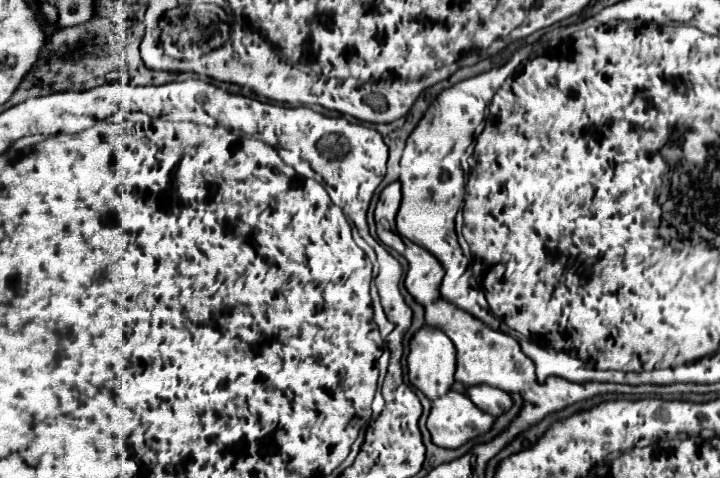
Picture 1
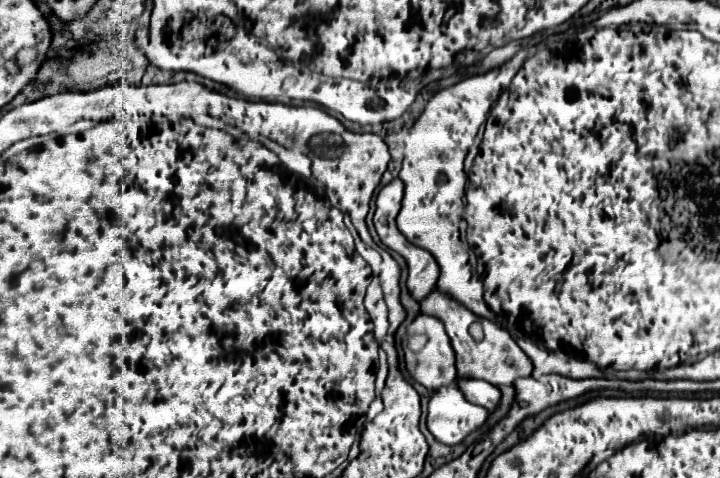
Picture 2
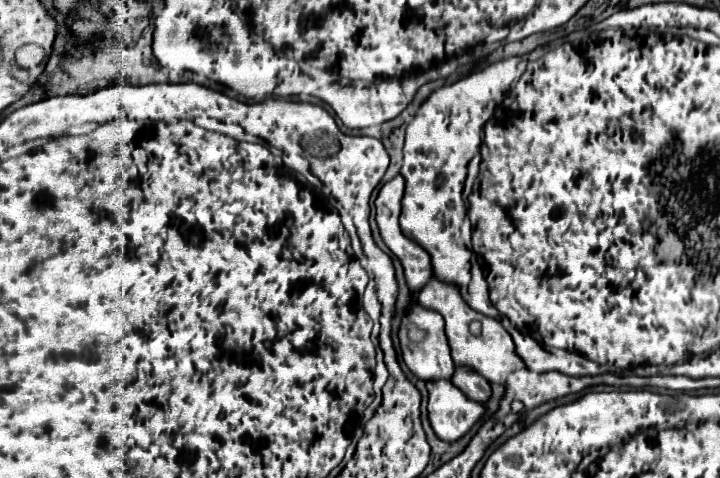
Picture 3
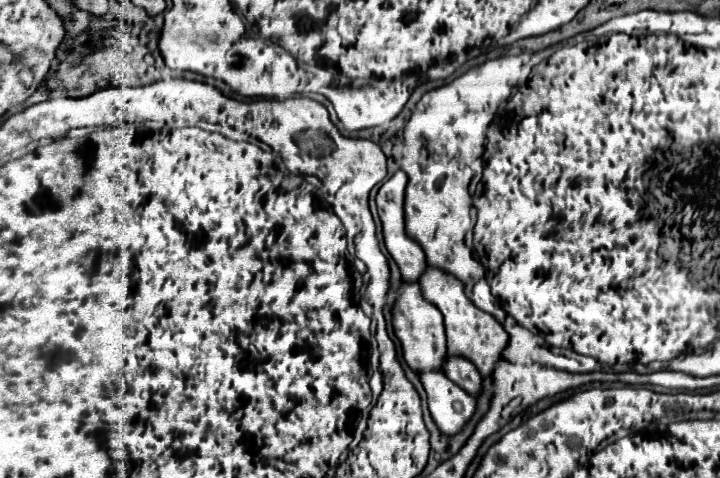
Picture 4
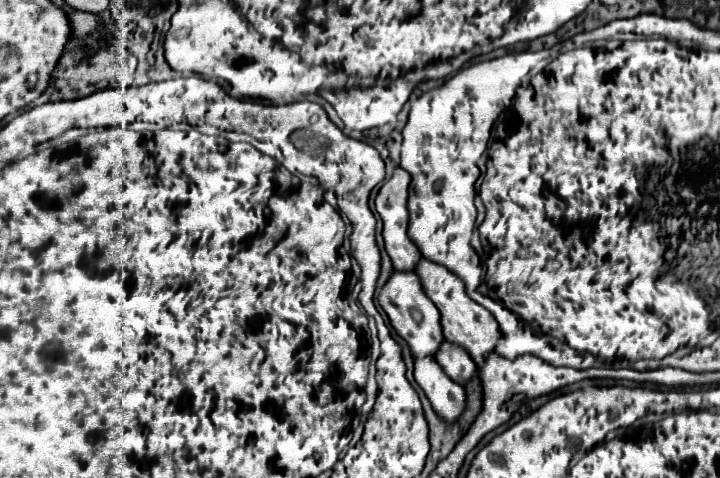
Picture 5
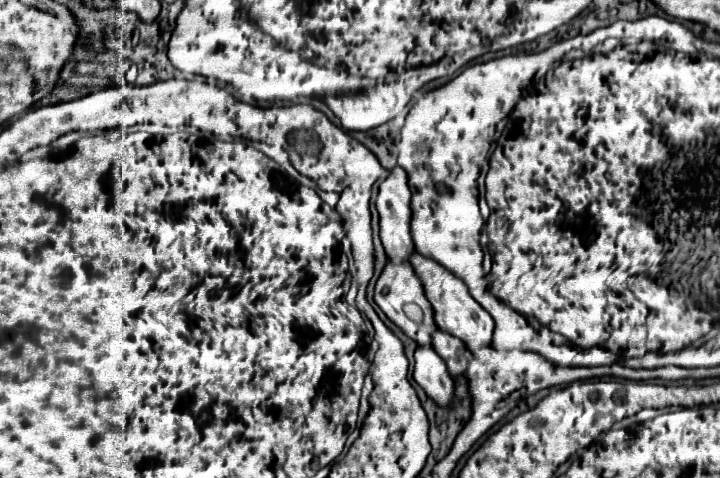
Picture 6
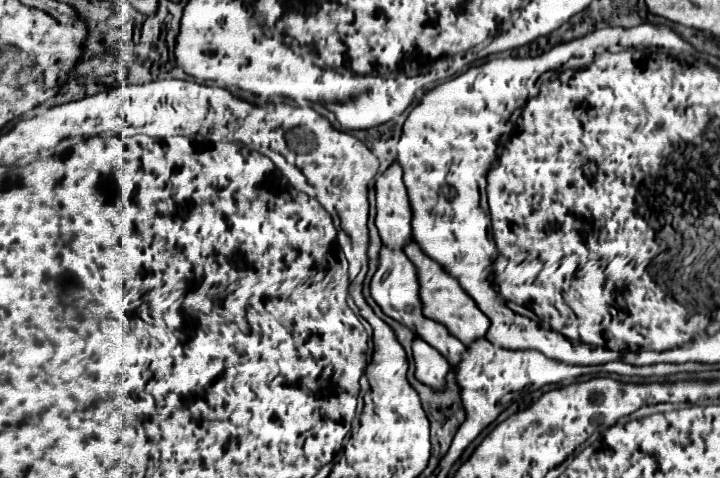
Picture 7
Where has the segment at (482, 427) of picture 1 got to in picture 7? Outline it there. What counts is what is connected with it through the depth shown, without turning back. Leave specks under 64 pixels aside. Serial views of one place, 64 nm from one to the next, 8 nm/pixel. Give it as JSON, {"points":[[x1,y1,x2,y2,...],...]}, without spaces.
{"points":[[414,340,414,362,416,362,416,378,422,384,428,384,428,388,436,388,438,392,444,390,446,384,446,374,450,370,450,364,446,358,434,350,428,342,424,340]]}

